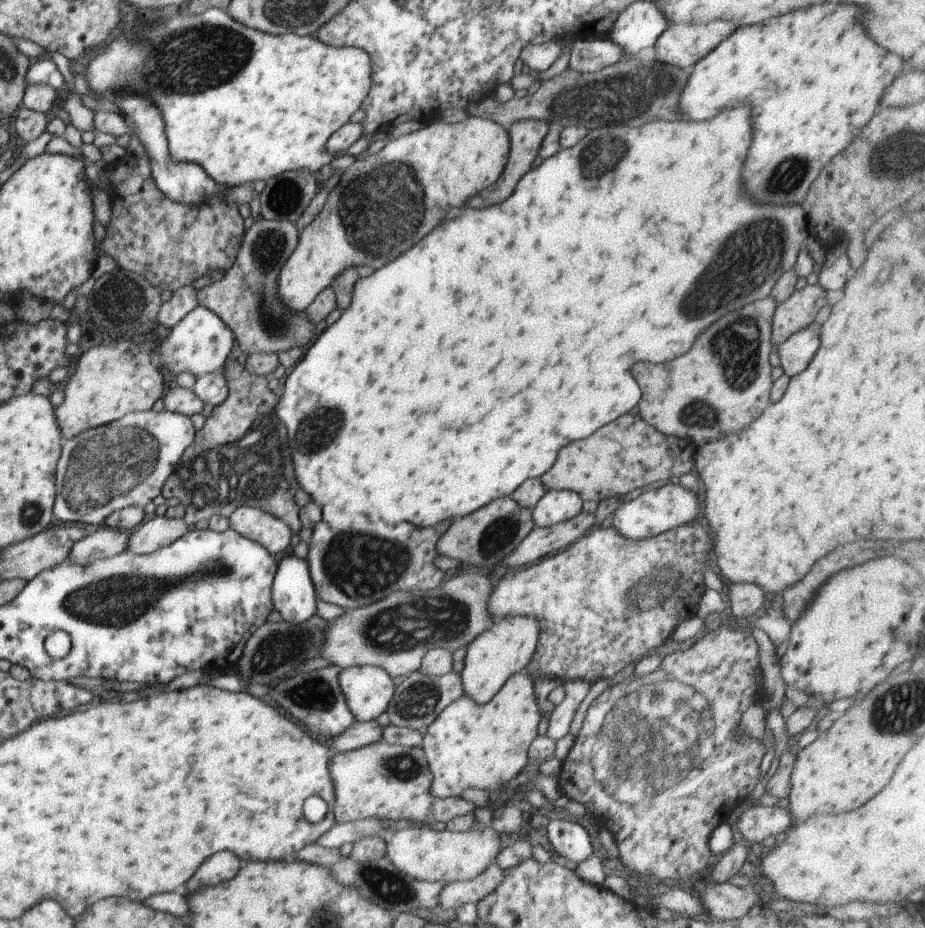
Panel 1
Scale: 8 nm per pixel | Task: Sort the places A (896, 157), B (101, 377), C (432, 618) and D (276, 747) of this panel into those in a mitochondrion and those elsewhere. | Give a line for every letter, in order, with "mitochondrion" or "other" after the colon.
A: mitochondrion
B: other
C: mitochondrion
D: other

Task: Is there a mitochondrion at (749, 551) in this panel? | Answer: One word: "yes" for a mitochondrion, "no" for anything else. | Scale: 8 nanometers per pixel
no

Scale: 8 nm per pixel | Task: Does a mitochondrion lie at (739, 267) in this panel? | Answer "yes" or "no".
yes

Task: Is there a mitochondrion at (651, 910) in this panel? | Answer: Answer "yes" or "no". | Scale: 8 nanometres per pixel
no

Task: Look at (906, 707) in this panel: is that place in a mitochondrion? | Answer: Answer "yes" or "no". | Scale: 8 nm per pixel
yes

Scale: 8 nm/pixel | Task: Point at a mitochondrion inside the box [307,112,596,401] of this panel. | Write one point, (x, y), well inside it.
(366, 211)

